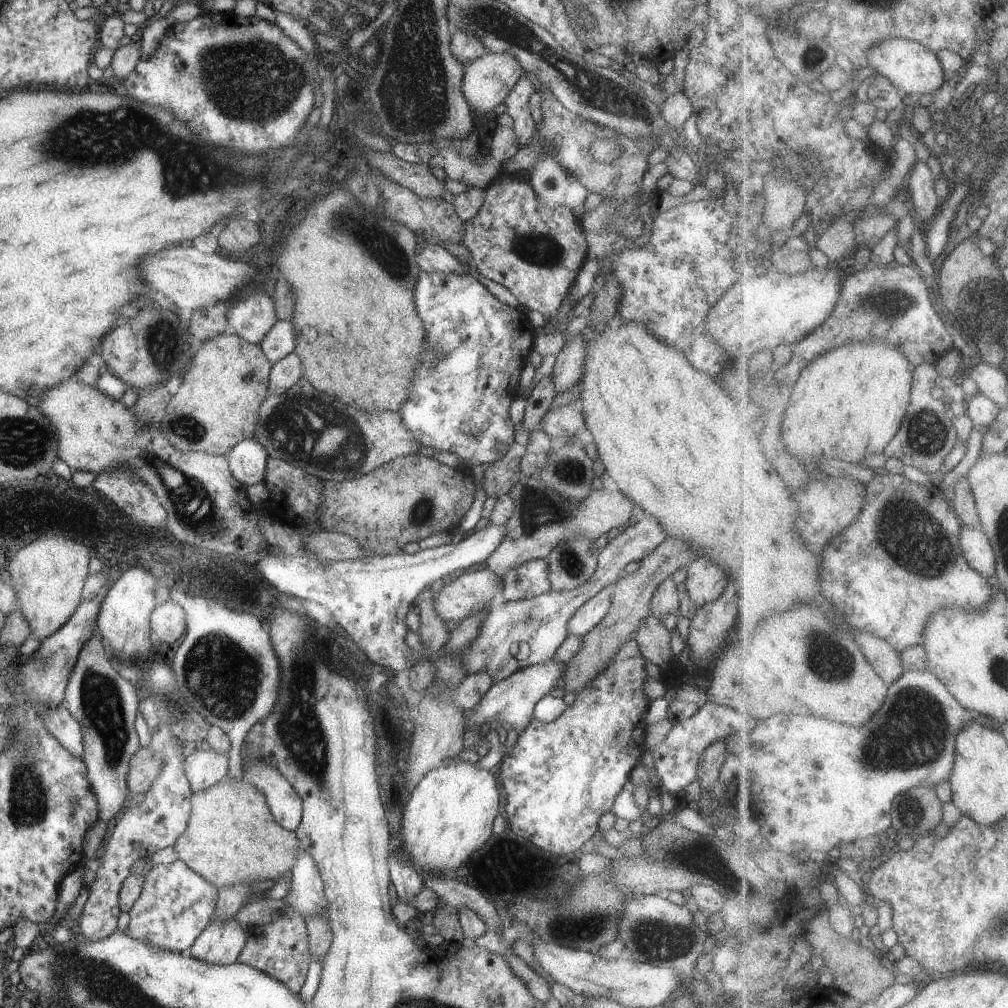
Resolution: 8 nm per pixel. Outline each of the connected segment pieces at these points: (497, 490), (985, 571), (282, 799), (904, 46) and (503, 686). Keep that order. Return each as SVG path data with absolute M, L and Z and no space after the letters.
M502 457L489 464L484 476L483 488L487 496L498 498L507 492L520 480L521 470L519 457L508 459Z
M965 527L963 530L963 547L967 559L976 570L993 581L994 576L997 579L997 552L985 530Z
M243 759L242 765L245 779L264 793L276 822L289 831L295 831L302 818L303 802L294 787L276 768L262 761Z
M891 38L876 46L872 46L869 50L869 60L872 61L872 68L887 76L894 84L904 93L911 96L921 97L930 95L938 90L940 86L944 86L950 78L949 72L946 72L942 61L939 59L936 51L924 43L907 39L907 38Z
M553 658L543 663L526 667L524 670L516 671L513 675L494 683L488 692L480 699L480 702L469 711L465 712L466 728L476 724L485 730L498 720L507 728L516 730L518 734L533 721L533 710L536 703L555 688L557 680L563 675L565 664L557 663Z

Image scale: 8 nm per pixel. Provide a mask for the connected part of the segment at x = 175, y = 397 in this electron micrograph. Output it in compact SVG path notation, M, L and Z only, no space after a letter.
M233 331L204 341L182 374L179 389L172 395L159 422L171 445L184 452L202 451L226 456L236 443L254 438L261 402L269 395L269 374L272 367L273 362L266 358L260 345L246 342Z

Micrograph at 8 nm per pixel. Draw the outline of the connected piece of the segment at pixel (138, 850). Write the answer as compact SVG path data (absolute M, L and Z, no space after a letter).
M153 698L139 701L139 711L147 721L152 737L148 747L163 756L163 769L160 776L152 783L151 789L145 792L144 802L142 804L132 802L130 807L124 810L117 826L112 828L110 838L106 838L102 844L102 862L96 872L94 883L88 887L89 895L79 920L84 938L90 942L104 940L117 930L116 921L120 914L118 892L120 892L120 884L132 874L133 864L142 856L153 856L154 852L174 846L186 830L191 815L192 792L183 767L190 750L172 734L171 729L163 722L159 710L160 705L157 705Z

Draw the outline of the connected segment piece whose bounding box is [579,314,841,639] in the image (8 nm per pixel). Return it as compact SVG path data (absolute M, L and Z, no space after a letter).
M618 314L603 327L589 326L582 334L585 336L587 353L584 365L585 371L581 378L582 382L580 382L581 400L579 406L584 413L587 429L592 433L593 443L596 445L599 458L602 460L608 476L616 482L616 486L636 505L638 512L642 515L650 515L657 520L657 523L663 528L666 538L672 537L689 543L699 553L698 557L704 557L710 562L717 564L724 571L728 582L733 581L735 586L735 607L737 608L733 632L741 634L742 639L746 639L748 636L752 639L760 625L765 622L765 619L790 610L798 602L818 604L826 612L840 616L840 609L822 594L822 588L820 588L824 557L812 554L808 550L808 544L800 536L800 528L796 526L796 522L800 518L801 504L798 504L796 496L790 492L790 488L788 488L786 480L780 476L780 472L768 460L760 438L752 432L750 424L752 424L752 418L756 418L754 406L751 403L748 404L748 401L734 401L720 386L718 378L696 370L679 350L658 340L639 323L628 320L622 323Z

